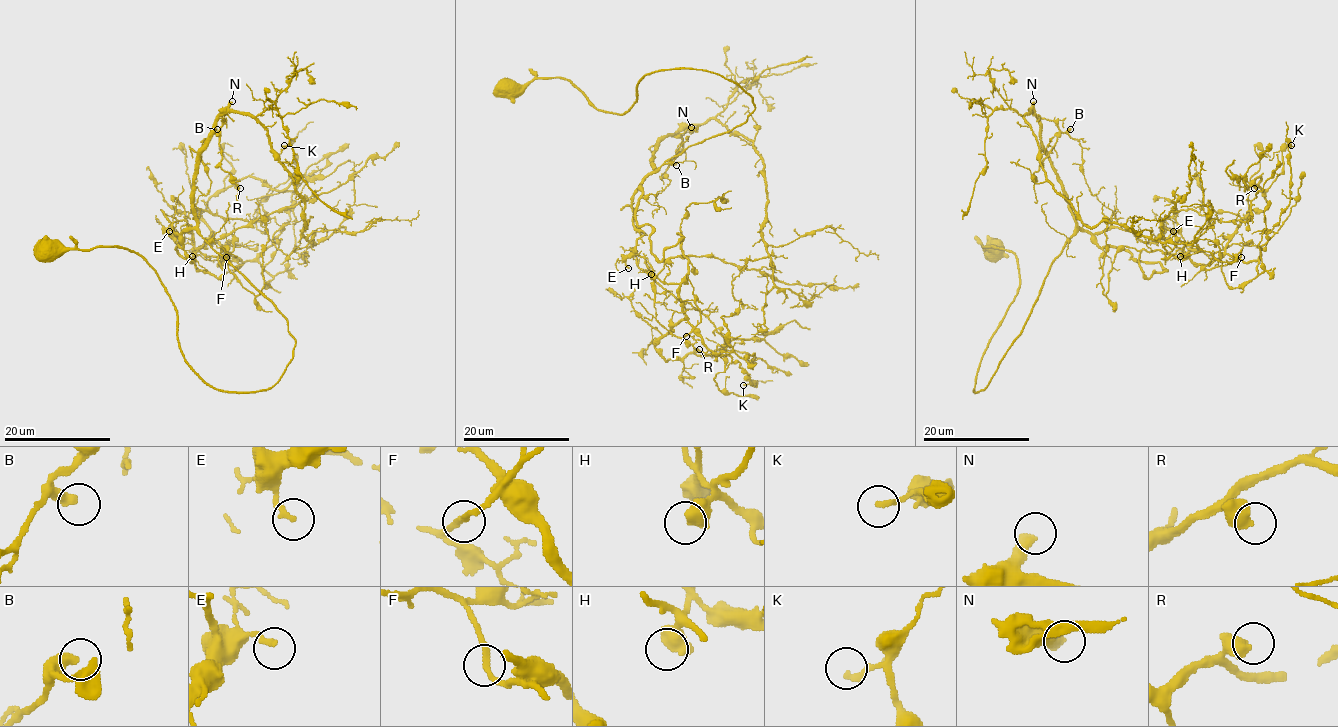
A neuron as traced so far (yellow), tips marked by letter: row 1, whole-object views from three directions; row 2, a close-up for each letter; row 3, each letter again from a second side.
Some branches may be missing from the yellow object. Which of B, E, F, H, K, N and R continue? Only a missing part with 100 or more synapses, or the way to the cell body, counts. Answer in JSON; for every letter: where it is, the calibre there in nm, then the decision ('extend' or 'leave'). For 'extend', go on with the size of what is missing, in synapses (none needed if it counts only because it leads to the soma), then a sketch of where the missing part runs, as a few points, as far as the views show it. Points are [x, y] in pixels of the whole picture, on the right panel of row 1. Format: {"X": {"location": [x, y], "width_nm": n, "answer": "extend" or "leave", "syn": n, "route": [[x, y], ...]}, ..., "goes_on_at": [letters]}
{"B": {"location": [1070, 129], "width_nm": 380, "answer": "leave"}, "E": {"location": [1173, 231], "width_nm": 190, "answer": "leave"}, "F": {"location": [1241, 257], "width_nm": 180, "answer": "leave"}, "H": {"location": [1180, 256], "width_nm": 600, "answer": "leave"}, "K": {"location": [1291, 145], "width_nm": 200, "answer": "leave"}, "N": {"location": [1033, 101], "width_nm": 380, "answer": "extend", "syn": 400}, "R": {"location": [1254, 188], "width_nm": 380, "answer": "leave"}, "goes_on_at": ["N"]}

